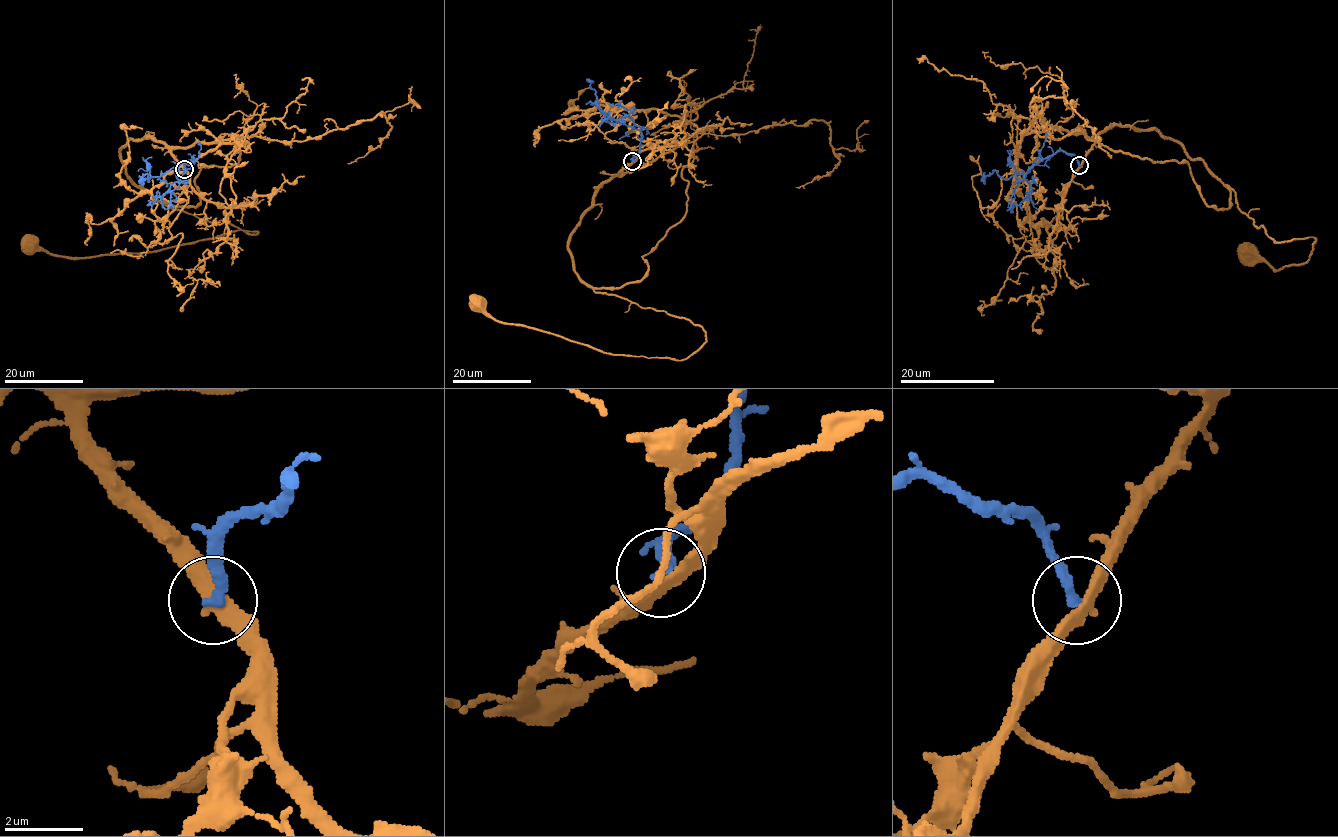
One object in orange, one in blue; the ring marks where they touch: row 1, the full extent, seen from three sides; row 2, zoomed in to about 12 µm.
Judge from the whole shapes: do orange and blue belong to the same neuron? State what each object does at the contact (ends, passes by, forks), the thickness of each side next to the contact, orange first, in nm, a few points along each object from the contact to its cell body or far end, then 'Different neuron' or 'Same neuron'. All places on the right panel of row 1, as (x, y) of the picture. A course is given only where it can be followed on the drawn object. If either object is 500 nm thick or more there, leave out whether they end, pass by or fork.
At the ring orange passes by. At the ring blue ends. Thickness 320 nm (orange) against 280 nm. Course of orange: (1080, 166), (1106, 129), (1154, 129), (1200, 159), (1274, 241), (1316, 239), (1306, 262), (1279, 270), (1246, 252). Course of blue: (1080, 165), (1073, 154), (1056, 151), (1037, 159), (1029, 171), (1009, 178), (1003, 179), (993, 171), (985, 184). Different neuron

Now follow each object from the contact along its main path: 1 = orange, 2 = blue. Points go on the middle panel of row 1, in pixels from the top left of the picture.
1: (632, 162), (572, 233), (572, 270), (705, 342), (681, 360), (601, 352), (475, 301)
2: (632, 162), (640, 147), (641, 132), (603, 114), (589, 82)

